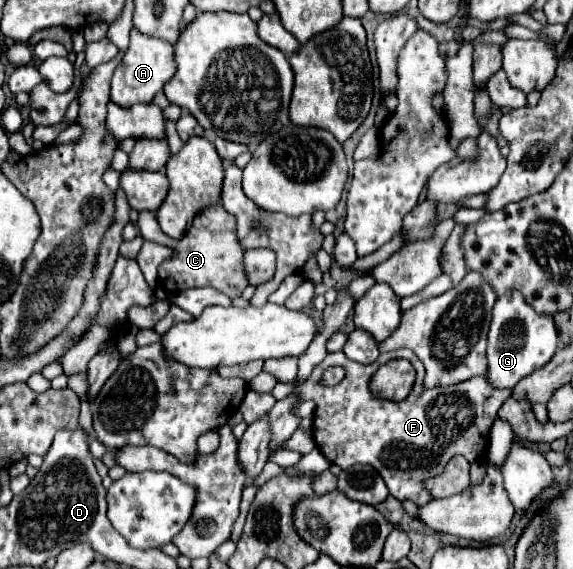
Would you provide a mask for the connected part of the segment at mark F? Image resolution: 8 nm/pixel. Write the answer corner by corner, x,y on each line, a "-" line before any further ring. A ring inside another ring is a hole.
407,348
381,354
373,364
367,366
349,360
343,352
335,352
327,354
315,372
303,380
303,384
299,384
299,380
287,384
279,382
271,394
277,400
283,400
291,394
297,394
299,398
313,398
313,438
321,454
343,470
353,464
371,464
385,480
391,496
395,496
399,502
411,500
419,506
433,500
425,486
427,476
435,476
435,472
439,472
439,468
443,468
451,456
461,454
467,456
469,464
475,464
479,456
487,454
493,420
497,418
503,400
511,396
511,390
495,390
483,376
447,388
425,390
423,374
425,370
421,360
-
393,358
413,362
417,372
413,390
401,402
377,398
369,388
371,376
-
329,366
343,366
347,370
345,380
339,386
319,386
321,374

